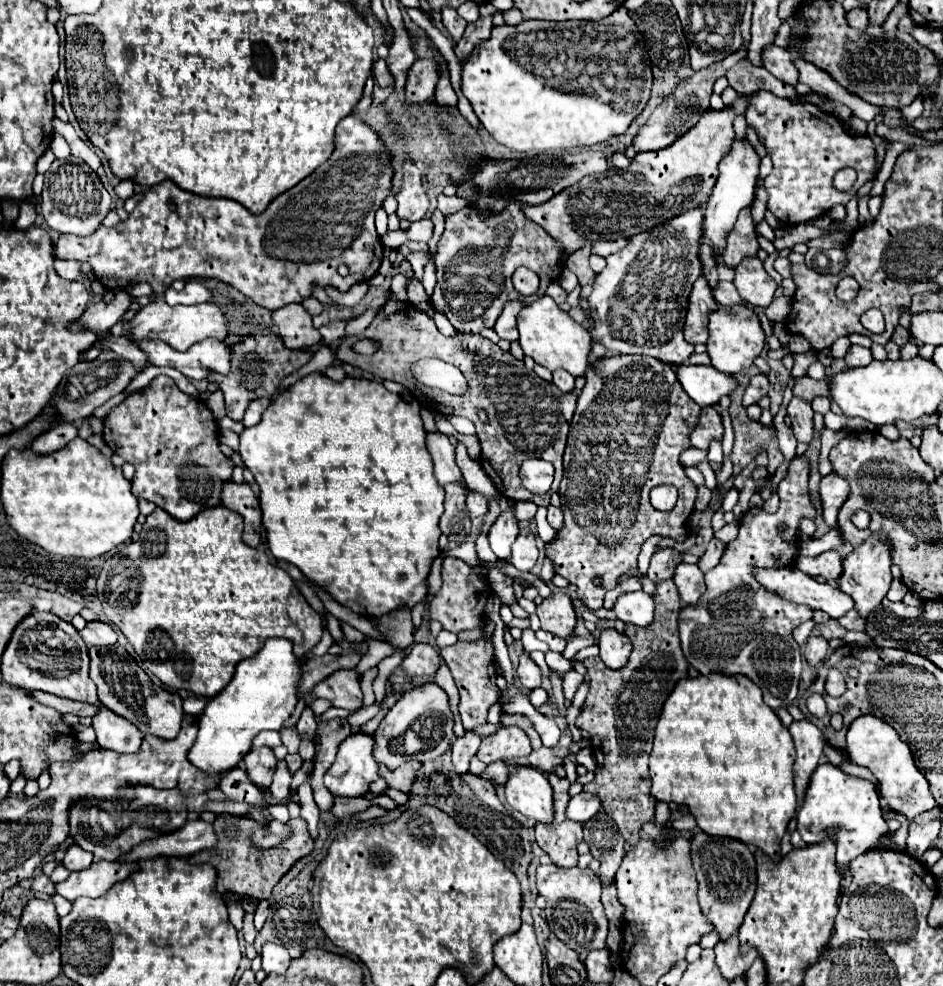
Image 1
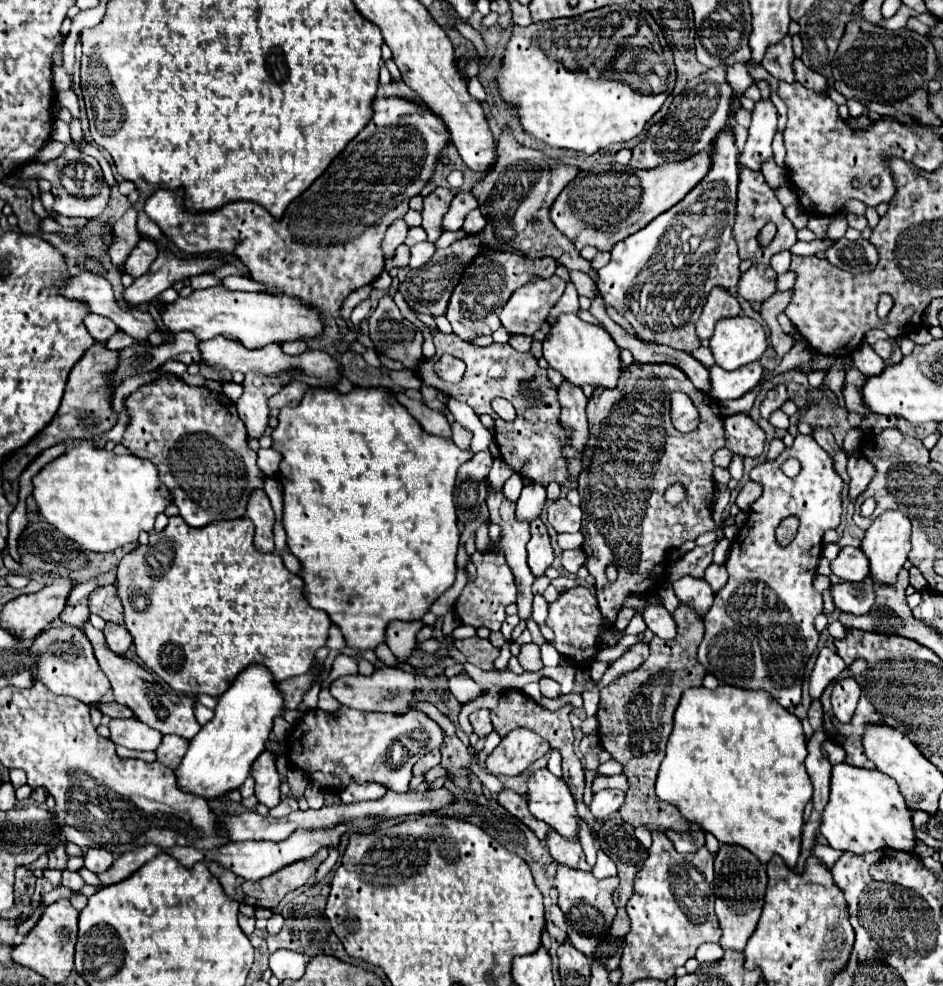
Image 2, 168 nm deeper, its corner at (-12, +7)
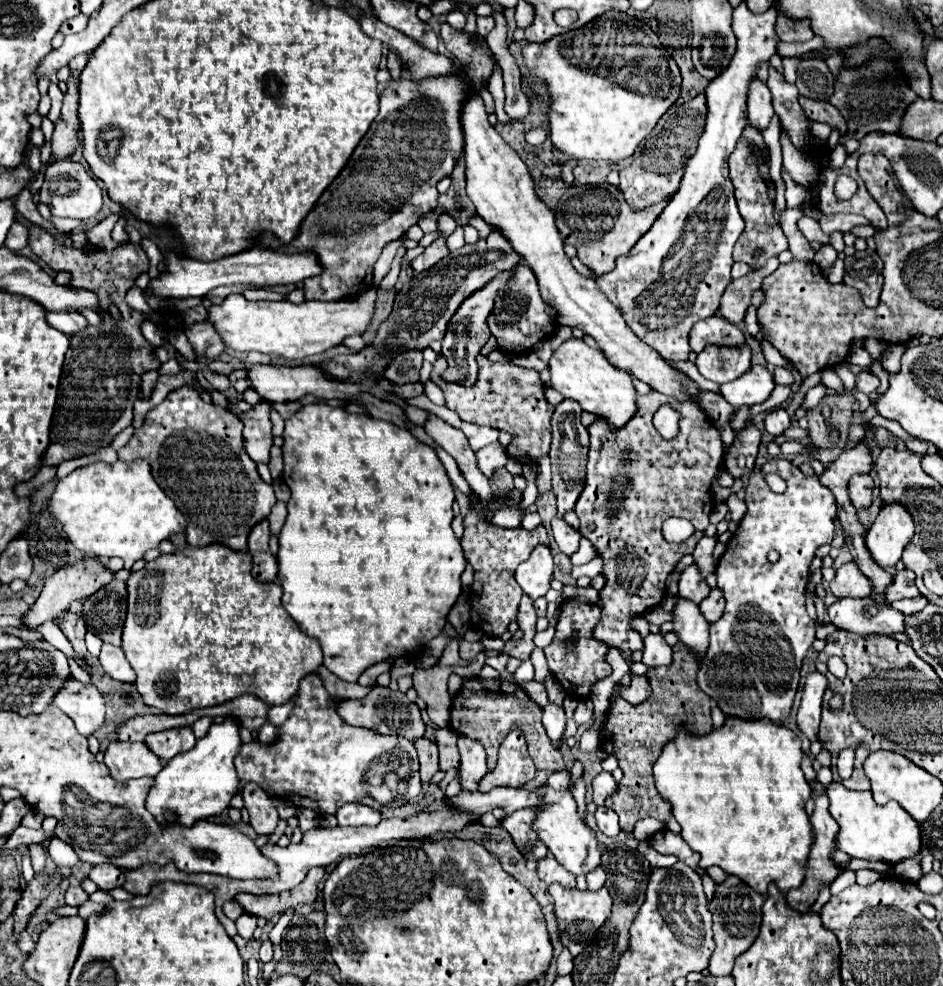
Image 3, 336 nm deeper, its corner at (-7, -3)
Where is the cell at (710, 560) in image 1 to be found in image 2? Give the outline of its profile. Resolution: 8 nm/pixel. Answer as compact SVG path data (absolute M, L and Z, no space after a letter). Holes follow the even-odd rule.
M711 563L709 569L705 569L705 579L707 579L709 585L713 587L713 591L717 593L717 591L727 583L727 571L725 571L725 565Z

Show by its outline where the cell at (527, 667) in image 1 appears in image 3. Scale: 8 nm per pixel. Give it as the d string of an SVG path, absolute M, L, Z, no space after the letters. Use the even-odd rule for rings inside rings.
M548 703L548 707L544 707L542 723L544 723L544 729L546 729L548 737L552 739L552 743L560 745L562 735L564 735L564 727L566 727L564 709L558 707L558 705L554 705L554 703Z

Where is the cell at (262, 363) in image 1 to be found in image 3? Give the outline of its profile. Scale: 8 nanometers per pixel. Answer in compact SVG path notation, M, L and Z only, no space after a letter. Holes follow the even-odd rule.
M260 403L260 405L254 405L252 411L242 415L246 453L254 459L254 463L270 461L270 447L274 437L272 437L272 423L268 413L270 413L270 405Z

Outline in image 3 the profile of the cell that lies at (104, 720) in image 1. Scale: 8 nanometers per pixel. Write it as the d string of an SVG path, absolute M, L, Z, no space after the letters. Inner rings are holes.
M114 741L108 745L104 763L108 765L112 779L130 781L138 777L156 777L160 773L162 763L152 755L146 743L122 743Z

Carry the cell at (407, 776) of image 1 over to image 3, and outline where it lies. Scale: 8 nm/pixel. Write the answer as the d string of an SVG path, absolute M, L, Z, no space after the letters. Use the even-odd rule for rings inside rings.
M426 737L416 739L414 747L416 747L418 759L420 759L422 783L430 783L432 775L438 771L438 747L434 743L430 743Z

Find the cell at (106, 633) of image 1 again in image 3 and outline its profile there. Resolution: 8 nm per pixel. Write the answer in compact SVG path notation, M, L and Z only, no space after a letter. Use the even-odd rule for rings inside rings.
M104 643L102 653L100 653L100 665L116 681L122 681L122 683L134 683L136 681L136 673L130 667L130 663L124 657L124 651L120 647L112 647L112 645Z

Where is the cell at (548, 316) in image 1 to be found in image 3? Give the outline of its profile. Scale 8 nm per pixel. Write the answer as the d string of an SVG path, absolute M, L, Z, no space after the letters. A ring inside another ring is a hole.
M572 337L554 351L548 365L554 389L560 391L564 397L580 403L582 411L604 417L612 431L618 431L620 427L624 427L624 423L628 423L628 419L632 419L632 415L636 415L638 393L632 379L628 377L628 373L614 369L600 349L592 349L582 339Z

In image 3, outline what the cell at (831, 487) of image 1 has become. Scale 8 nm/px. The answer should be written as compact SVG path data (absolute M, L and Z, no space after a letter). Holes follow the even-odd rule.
M854 475L850 479L848 485L848 493L850 493L850 501L856 509L866 509L872 503L872 489L874 489L874 481L870 475Z

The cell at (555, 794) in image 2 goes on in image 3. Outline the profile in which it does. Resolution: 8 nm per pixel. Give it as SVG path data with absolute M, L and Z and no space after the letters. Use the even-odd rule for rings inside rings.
M544 787L544 807L536 815L536 823L532 827L540 839L546 843L546 847L552 851L552 855L558 859L558 863L568 869L574 875L586 875L594 871L600 865L600 849L594 831L586 825L586 821L578 815L576 801L570 791L556 791L550 787Z

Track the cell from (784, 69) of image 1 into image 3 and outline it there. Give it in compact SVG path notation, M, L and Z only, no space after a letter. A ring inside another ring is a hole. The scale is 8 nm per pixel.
M800 99L800 105L806 113L808 119L812 121L818 121L818 123L826 123L830 125L832 129L840 131L842 137L846 137L846 123L844 123L844 117L830 105L830 103L818 103L818 101L812 101L812 99Z

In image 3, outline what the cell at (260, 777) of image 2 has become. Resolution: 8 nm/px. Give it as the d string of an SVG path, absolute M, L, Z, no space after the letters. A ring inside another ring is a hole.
M248 783L242 791L244 807L250 813L250 825L258 835L272 835L278 825L278 813L270 801L270 797L254 783Z

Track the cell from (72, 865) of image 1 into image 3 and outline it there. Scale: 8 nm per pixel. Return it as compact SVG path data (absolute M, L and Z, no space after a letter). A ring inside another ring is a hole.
M108 865L92 867L88 877L104 891L110 891L110 889L124 885L124 871L120 871L118 867L108 867Z

